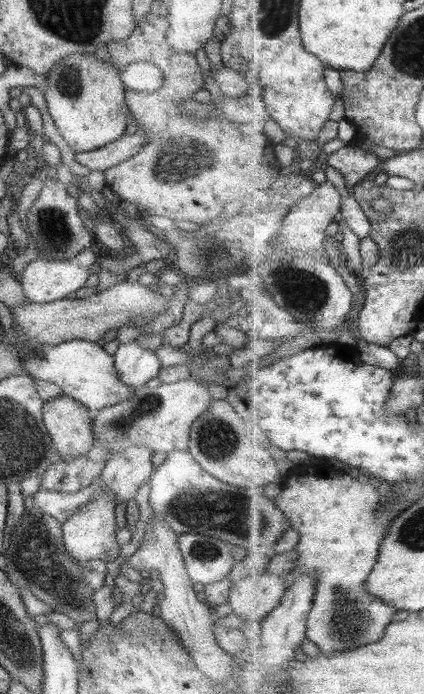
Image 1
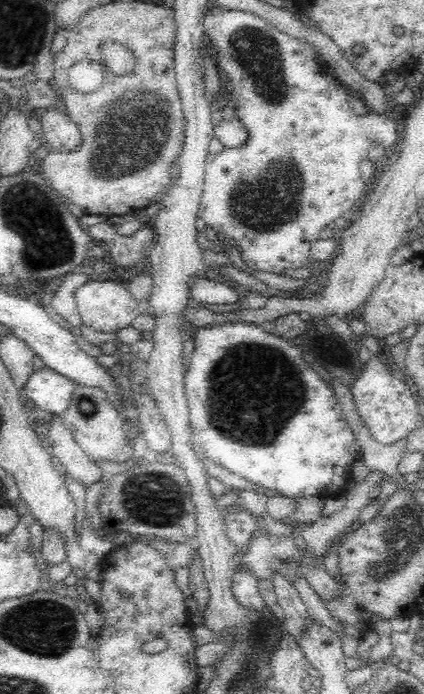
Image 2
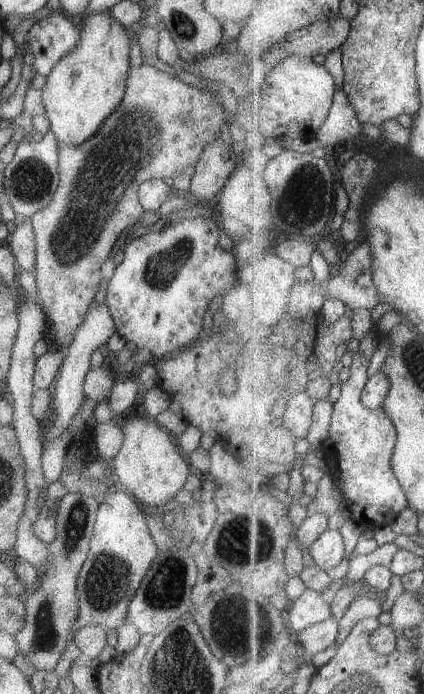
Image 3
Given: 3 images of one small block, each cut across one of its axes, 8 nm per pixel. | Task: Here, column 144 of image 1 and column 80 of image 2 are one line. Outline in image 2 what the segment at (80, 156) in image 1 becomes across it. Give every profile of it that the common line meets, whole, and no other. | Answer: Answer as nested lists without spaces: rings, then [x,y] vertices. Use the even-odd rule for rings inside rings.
[[[52,107],[38,112],[38,117],[50,149],[71,152],[80,147],[81,131],[66,111]]]

